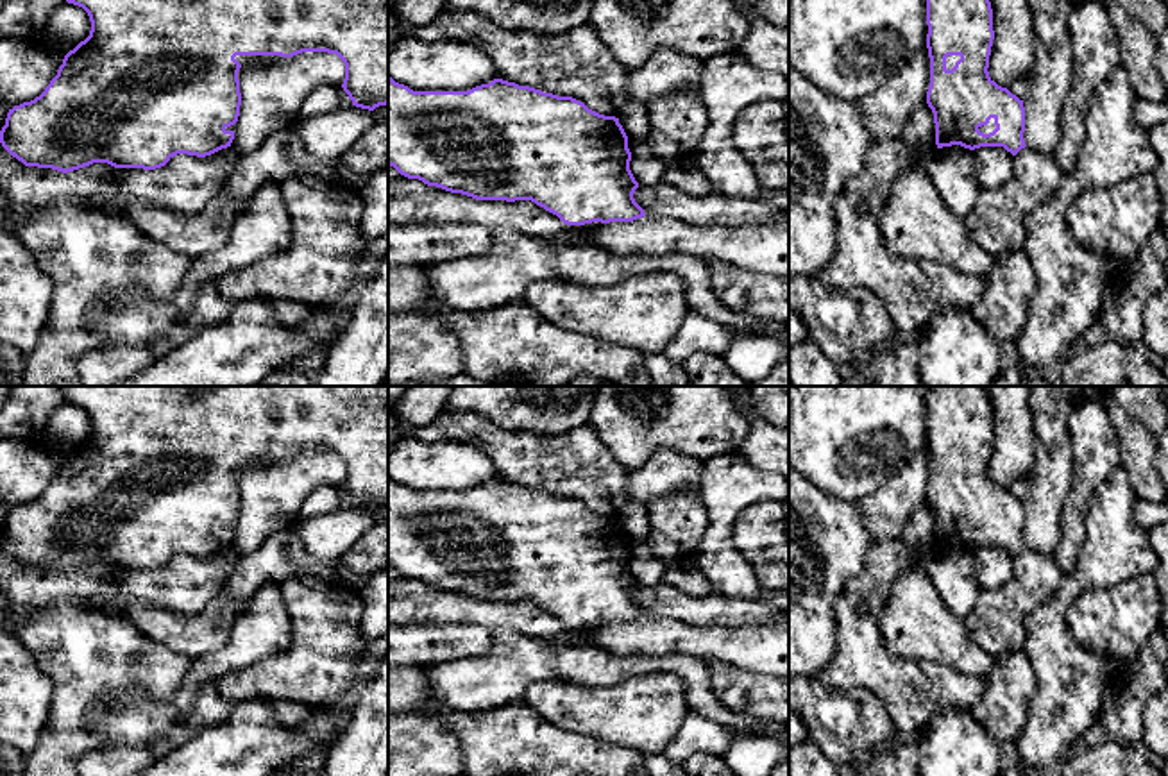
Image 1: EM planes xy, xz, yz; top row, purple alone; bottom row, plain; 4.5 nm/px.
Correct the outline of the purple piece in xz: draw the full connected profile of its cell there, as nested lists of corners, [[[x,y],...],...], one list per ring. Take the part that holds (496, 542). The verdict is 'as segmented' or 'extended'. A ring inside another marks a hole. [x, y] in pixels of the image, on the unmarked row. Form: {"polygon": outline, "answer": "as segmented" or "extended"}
{"polygon": [[[388,476],[388,565],[427,586],[476,601],[531,601],[567,626],[633,622],[646,613],[633,599],[639,583],[630,561],[628,536],[619,519],[599,515],[572,497],[503,479],[469,492],[413,492]]], "answer": "as segmented"}

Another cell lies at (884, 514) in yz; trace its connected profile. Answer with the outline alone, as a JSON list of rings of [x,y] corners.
[[[925,447],[896,476],[855,502],[868,535],[876,540],[901,536],[912,513],[927,501],[928,486],[930,458]]]

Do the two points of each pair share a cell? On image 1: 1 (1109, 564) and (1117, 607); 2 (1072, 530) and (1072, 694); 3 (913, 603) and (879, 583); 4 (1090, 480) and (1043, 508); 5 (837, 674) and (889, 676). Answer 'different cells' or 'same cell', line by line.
1: different cells
2: different cells
3: different cells
4: different cells
5: same cell

